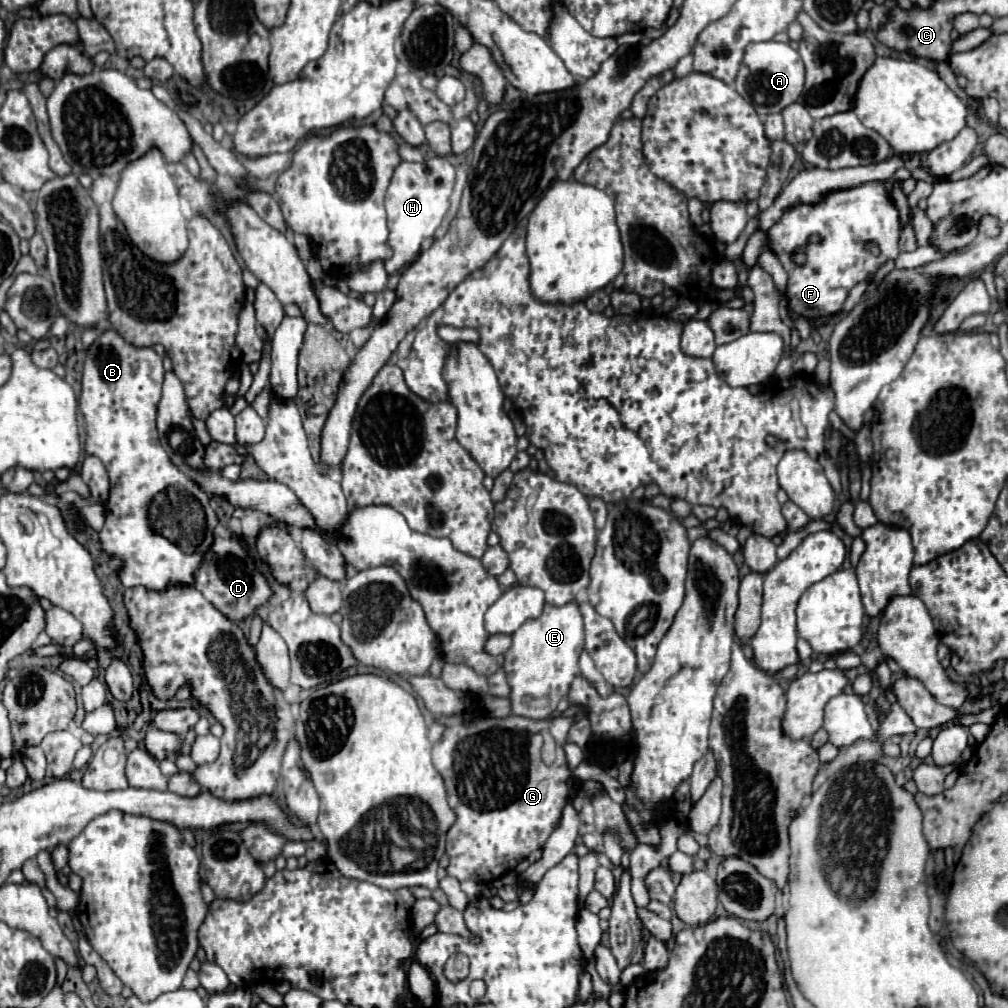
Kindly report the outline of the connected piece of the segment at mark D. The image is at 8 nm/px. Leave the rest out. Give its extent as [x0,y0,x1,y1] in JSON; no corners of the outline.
[195,538,273,624]

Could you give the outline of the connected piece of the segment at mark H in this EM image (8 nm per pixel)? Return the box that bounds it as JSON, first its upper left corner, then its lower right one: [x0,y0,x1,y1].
[385,156,455,276]

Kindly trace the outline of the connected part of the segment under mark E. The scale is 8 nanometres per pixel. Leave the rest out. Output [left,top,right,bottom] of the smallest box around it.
[503,602,583,718]

